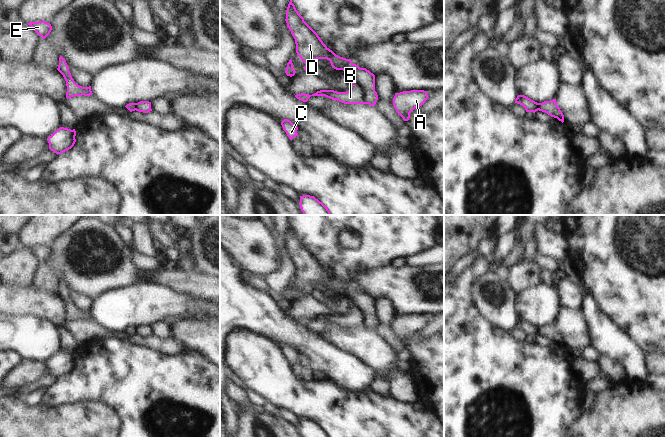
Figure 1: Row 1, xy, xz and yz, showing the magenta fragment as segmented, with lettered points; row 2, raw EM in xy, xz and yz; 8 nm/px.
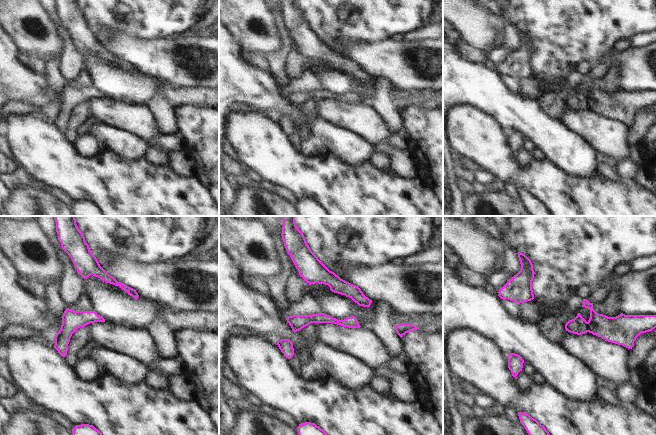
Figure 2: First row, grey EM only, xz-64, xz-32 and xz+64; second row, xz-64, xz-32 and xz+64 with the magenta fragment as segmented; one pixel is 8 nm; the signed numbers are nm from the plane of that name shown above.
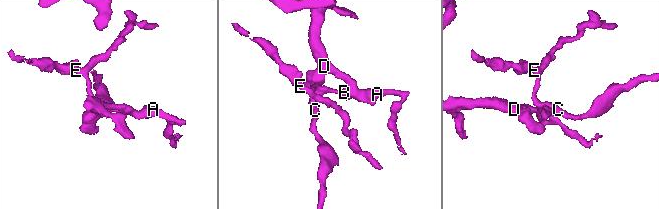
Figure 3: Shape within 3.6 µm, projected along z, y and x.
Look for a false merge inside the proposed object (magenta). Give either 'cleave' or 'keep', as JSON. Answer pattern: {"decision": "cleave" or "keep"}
{"decision": "cleave"}

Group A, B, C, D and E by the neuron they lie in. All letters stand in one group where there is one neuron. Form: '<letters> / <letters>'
A D / B C E

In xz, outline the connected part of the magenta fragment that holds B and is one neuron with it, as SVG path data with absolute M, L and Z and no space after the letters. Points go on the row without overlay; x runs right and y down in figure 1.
M352 306L351 311L346 316L337 316L334 314L320 314L316 317L309 319L305 317L297 318L295 321L303 326L307 326L311 320L325 320L332 324L337 324L344 328L364 328L363 326L363 314L356 307Z

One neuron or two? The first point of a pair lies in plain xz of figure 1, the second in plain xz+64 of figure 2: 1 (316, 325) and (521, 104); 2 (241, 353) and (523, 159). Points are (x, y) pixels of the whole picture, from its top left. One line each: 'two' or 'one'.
1: two
2: two

